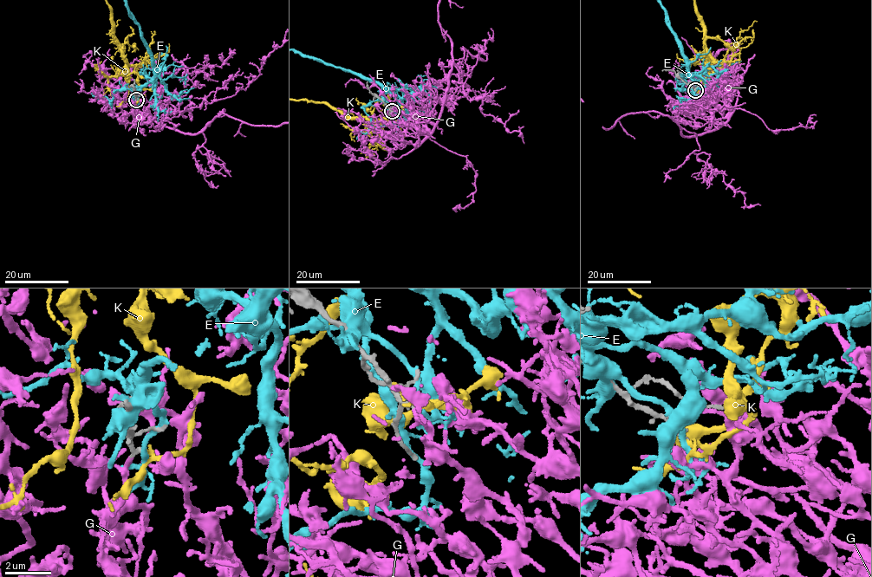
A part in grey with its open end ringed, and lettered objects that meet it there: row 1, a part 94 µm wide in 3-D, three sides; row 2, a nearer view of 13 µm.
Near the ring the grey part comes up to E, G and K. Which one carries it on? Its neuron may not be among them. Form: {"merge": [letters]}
{"merge": ["G"]}

